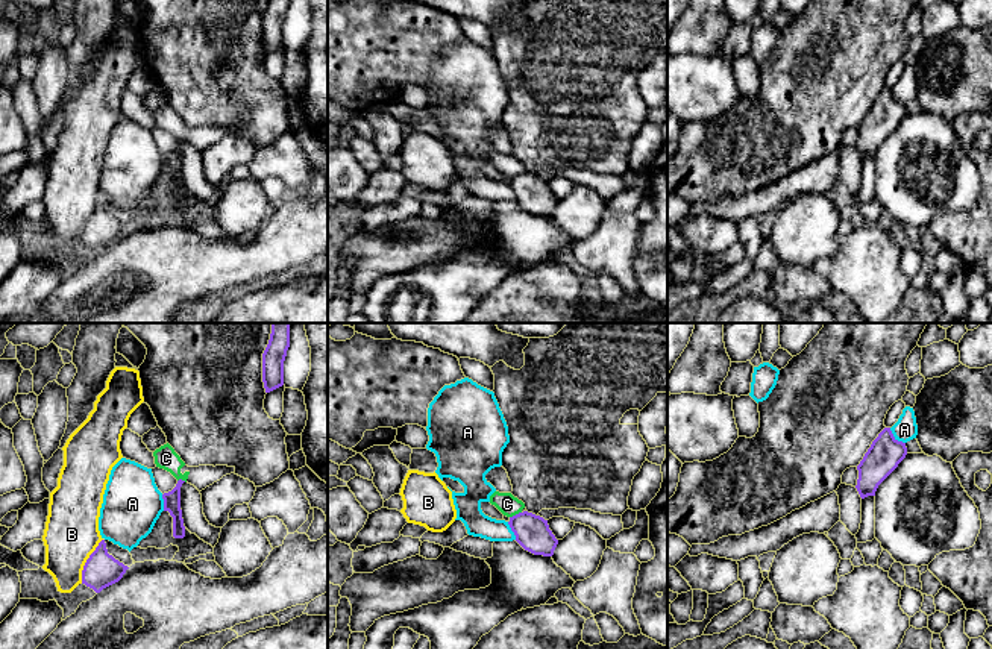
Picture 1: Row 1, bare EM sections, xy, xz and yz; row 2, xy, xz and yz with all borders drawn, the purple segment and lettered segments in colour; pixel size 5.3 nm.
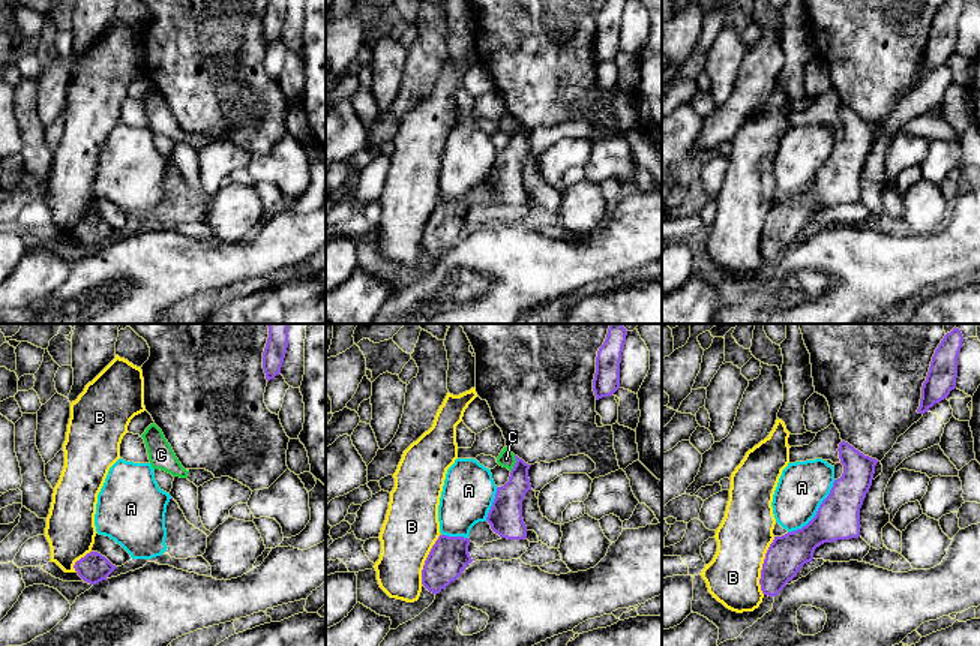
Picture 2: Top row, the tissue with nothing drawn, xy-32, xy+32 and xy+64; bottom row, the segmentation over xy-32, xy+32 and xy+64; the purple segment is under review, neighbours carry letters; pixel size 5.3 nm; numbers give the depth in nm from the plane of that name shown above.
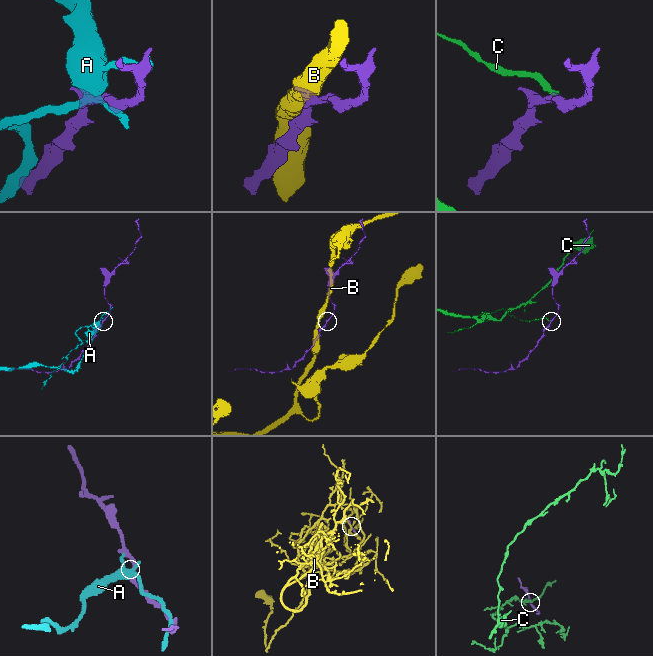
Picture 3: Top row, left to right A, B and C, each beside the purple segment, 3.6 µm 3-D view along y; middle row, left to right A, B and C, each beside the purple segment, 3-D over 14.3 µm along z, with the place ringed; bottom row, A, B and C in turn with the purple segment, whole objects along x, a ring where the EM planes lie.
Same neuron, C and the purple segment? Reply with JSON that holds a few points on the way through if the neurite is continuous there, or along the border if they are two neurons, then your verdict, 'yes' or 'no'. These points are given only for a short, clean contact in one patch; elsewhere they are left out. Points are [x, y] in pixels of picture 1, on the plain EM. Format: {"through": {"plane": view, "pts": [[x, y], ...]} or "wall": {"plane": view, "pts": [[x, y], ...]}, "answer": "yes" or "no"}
{"wall": {"plane": "xz", "pts": [[521, 172], [510, 178]]}, "answer": "no"}

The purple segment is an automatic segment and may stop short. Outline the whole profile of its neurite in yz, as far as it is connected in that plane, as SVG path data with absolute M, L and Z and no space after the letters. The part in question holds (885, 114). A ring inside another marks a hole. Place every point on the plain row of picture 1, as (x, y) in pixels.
M884 88L857 126L855 149L860 158L875 156L878 146L898 127L906 115L906 103L898 102L890 88Z

